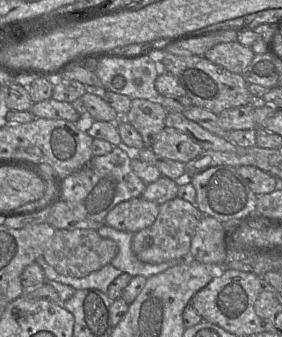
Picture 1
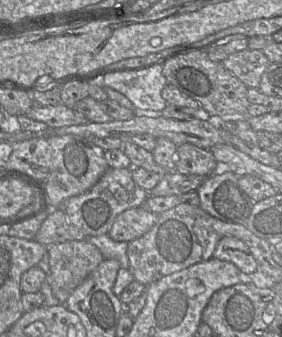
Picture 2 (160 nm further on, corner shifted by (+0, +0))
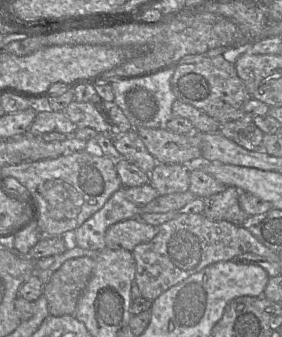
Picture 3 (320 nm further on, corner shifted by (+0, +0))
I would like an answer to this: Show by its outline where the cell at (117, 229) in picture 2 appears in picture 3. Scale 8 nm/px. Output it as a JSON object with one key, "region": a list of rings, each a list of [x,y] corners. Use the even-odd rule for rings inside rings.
{"region":[[[140,218],[123,220],[107,229],[106,248],[132,252],[137,245],[149,242],[157,233],[158,227],[147,224]]]}

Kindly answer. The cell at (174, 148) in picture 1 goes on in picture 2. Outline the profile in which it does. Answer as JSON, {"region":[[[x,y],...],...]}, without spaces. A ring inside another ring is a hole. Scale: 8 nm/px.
{"region":[[[192,144],[177,146],[175,171],[180,174],[210,176],[215,173],[216,165],[210,150]]]}

